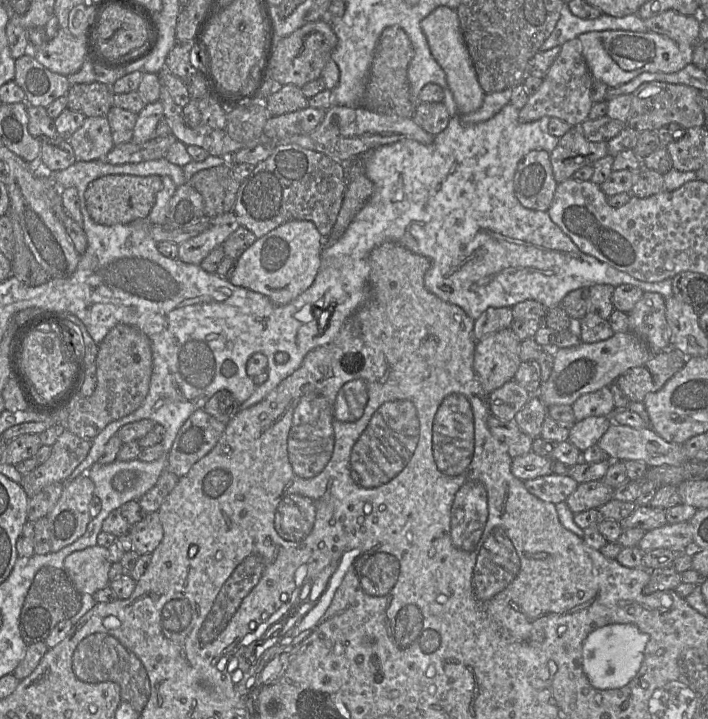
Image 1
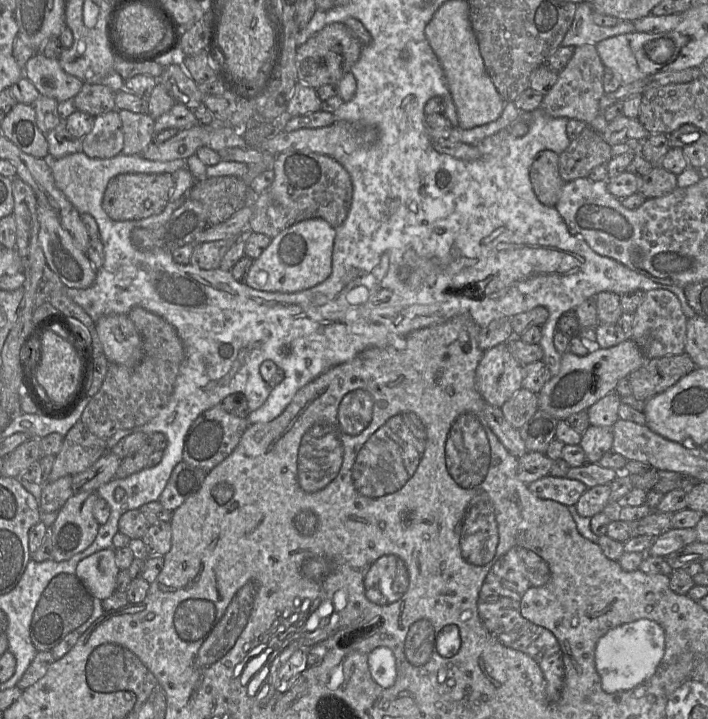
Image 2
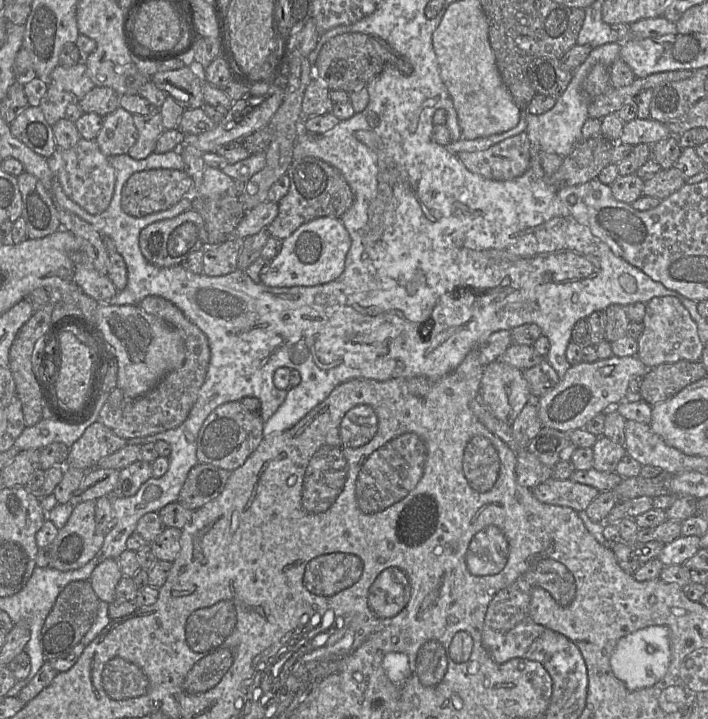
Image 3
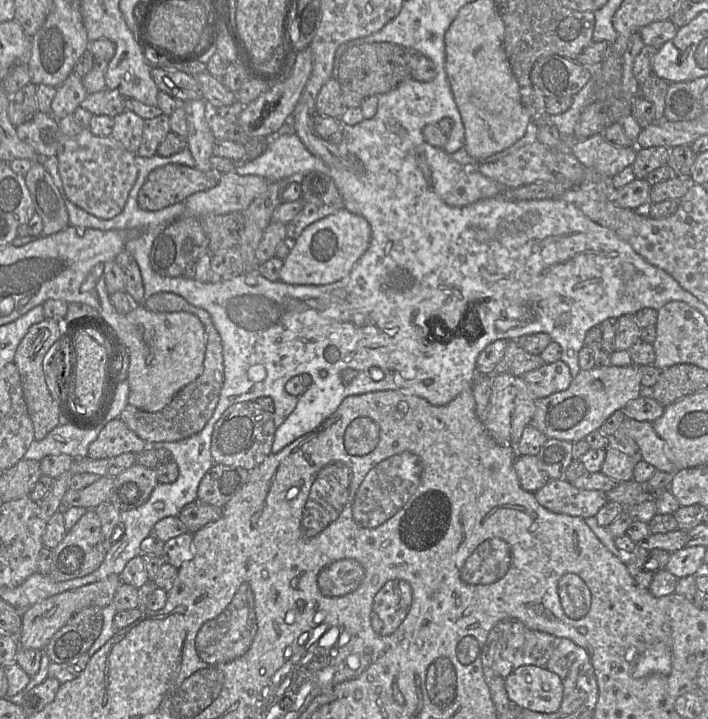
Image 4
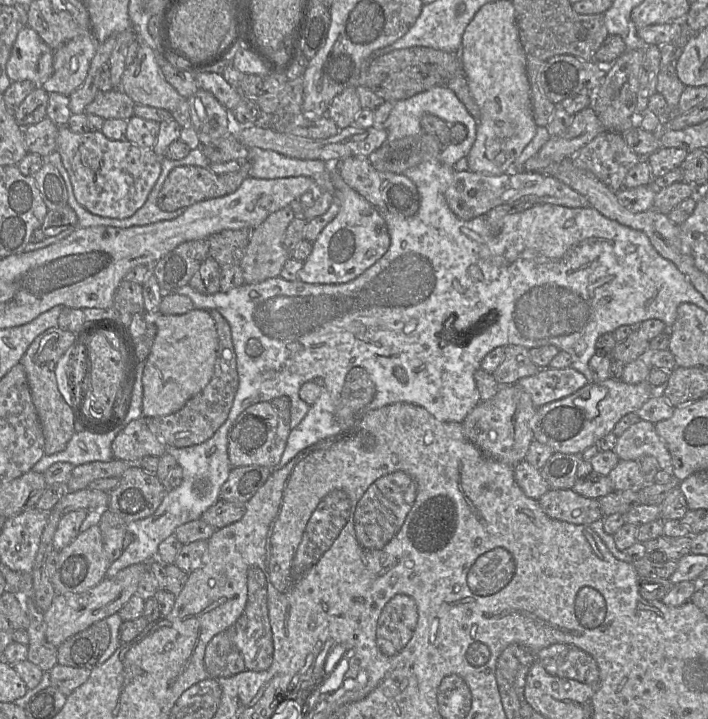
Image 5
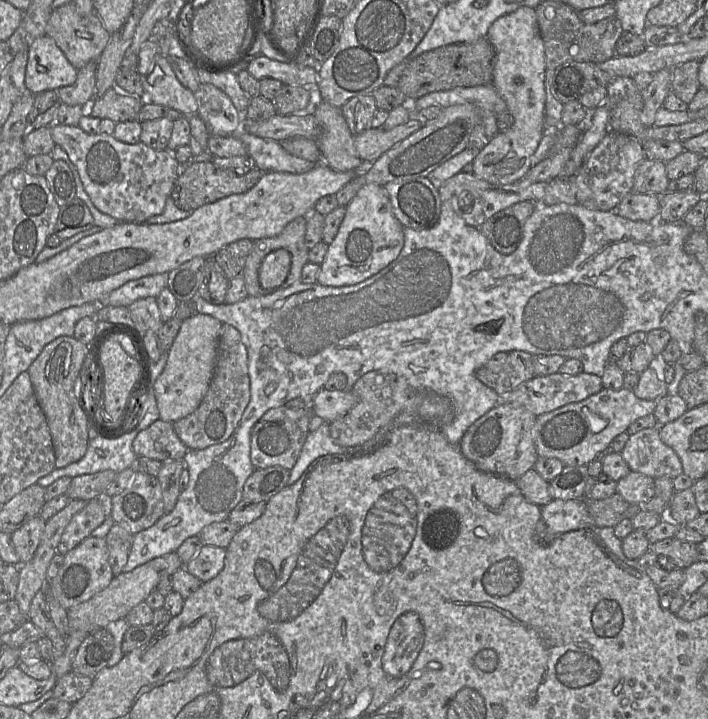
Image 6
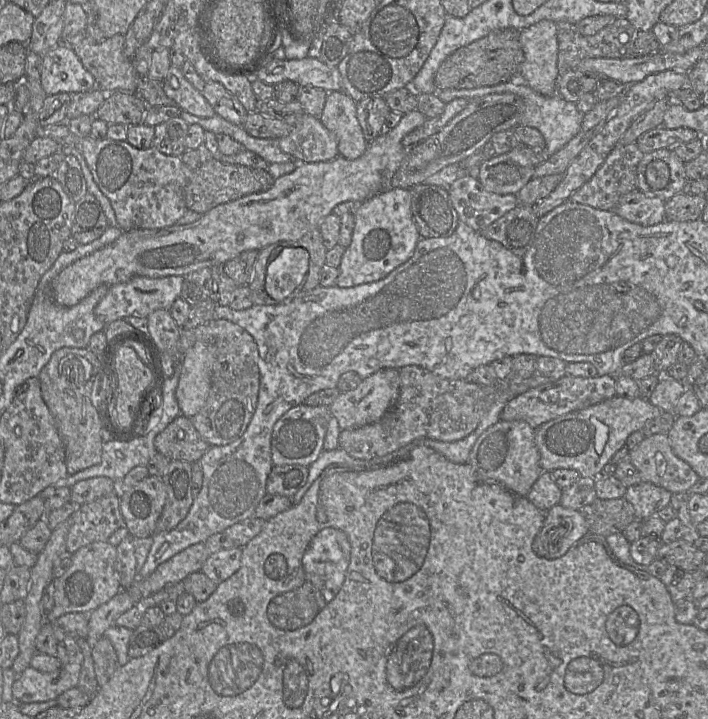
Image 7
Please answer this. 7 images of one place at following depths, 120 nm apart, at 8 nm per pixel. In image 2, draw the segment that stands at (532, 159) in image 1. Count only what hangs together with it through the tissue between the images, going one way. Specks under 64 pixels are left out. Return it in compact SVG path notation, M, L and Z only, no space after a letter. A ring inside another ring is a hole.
M550 150L539 152L530 167L529 177L538 200L554 207L565 184L559 175L559 155Z

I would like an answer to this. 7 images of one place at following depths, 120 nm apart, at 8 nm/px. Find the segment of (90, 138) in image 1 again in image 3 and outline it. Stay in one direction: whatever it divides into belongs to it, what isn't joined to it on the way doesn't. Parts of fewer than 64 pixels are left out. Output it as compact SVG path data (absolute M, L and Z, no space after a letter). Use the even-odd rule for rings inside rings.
M121 107L103 117L102 127L95 138L102 153L108 157L127 154L136 140L133 114Z

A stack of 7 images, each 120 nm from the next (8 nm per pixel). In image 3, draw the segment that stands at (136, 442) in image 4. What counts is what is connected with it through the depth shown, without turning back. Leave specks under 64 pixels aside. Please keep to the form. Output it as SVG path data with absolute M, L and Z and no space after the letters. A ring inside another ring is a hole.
M99 421L91 423L69 448L65 468L89 470L110 454L129 444Z

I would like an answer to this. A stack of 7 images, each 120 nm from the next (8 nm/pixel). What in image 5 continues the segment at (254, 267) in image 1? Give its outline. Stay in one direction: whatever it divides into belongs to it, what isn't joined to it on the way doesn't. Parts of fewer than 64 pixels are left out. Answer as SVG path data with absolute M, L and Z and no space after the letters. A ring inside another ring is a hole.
M333 172L333 181L335 200L339 202L340 211L326 225L316 240L312 242L311 254L303 262L303 267L298 272L298 281L312 284L341 284L349 282L375 264L390 247L391 238L383 214L335 172Z

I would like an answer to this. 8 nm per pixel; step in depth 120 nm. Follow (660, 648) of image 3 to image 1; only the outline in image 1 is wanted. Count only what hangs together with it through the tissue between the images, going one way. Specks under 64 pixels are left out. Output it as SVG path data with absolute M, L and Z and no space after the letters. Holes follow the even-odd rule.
M612 624L591 632L583 643L583 671L598 689L621 688L638 673L644 658L649 635L633 624Z

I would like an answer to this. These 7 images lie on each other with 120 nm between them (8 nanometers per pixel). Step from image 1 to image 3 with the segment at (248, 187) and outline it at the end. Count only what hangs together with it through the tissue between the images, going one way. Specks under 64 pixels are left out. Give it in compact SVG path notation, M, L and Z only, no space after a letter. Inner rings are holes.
M314 157L293 159L286 175L290 180L289 191L278 202L277 217L266 228L272 237L284 240L302 224L319 217L341 218L354 201L354 194L343 175L320 159Z

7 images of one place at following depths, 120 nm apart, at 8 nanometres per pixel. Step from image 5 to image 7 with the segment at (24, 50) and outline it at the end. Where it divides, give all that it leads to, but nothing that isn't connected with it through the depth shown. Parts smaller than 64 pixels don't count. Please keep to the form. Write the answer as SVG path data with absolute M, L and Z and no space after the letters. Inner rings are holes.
M63 43L41 58L41 85L47 95L74 94L99 88L75 52Z

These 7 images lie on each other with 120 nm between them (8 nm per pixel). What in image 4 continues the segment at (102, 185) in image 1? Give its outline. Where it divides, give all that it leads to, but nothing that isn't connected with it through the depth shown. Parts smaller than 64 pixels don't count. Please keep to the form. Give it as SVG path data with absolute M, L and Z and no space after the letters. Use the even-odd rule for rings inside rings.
M167 164L153 170L140 188L139 207L146 211L159 211L189 196L209 190L217 185L219 175L202 172L181 164Z

